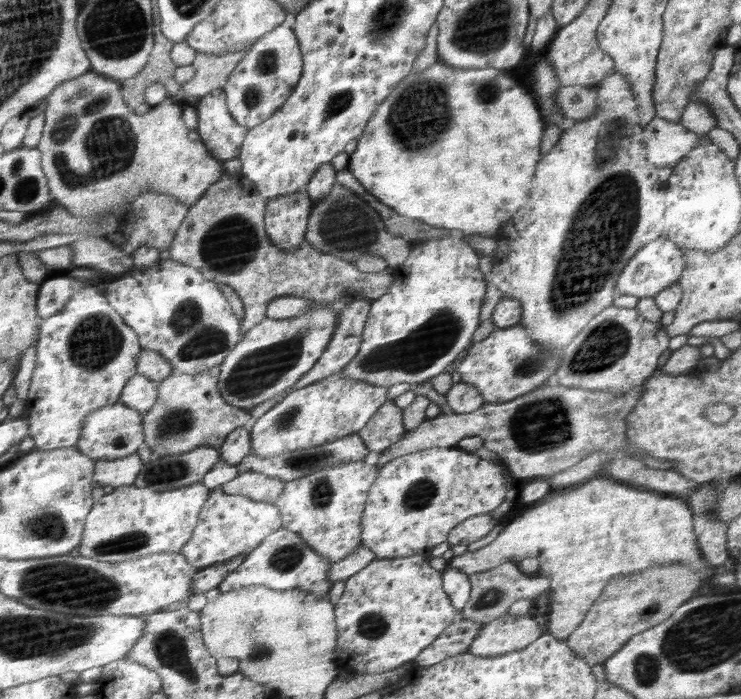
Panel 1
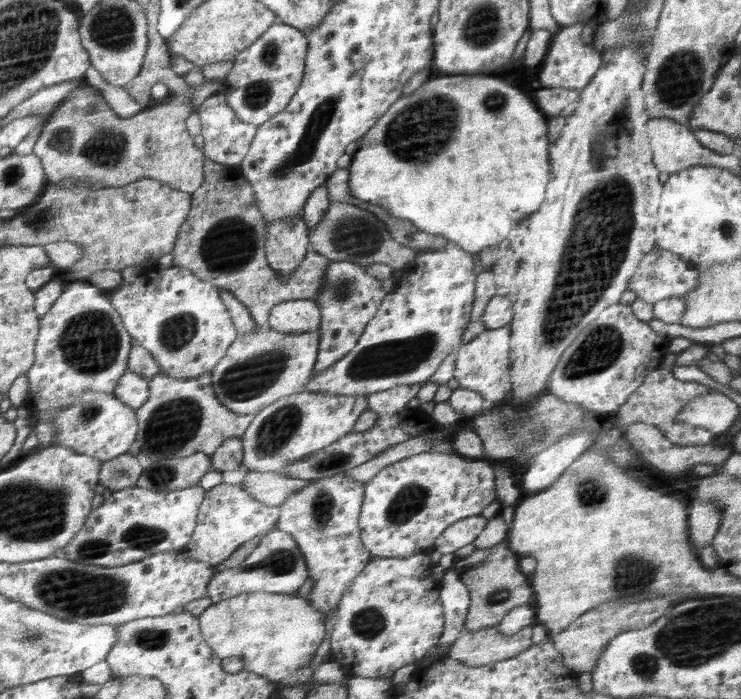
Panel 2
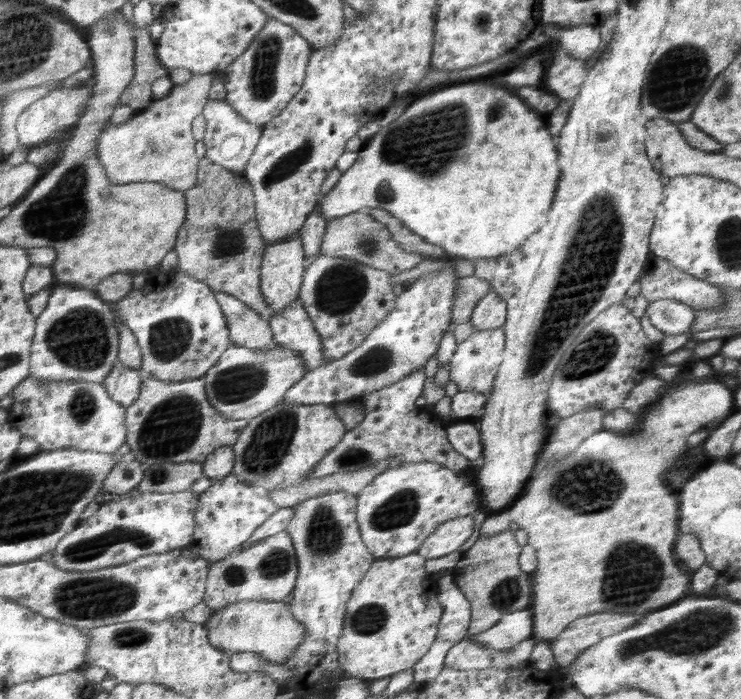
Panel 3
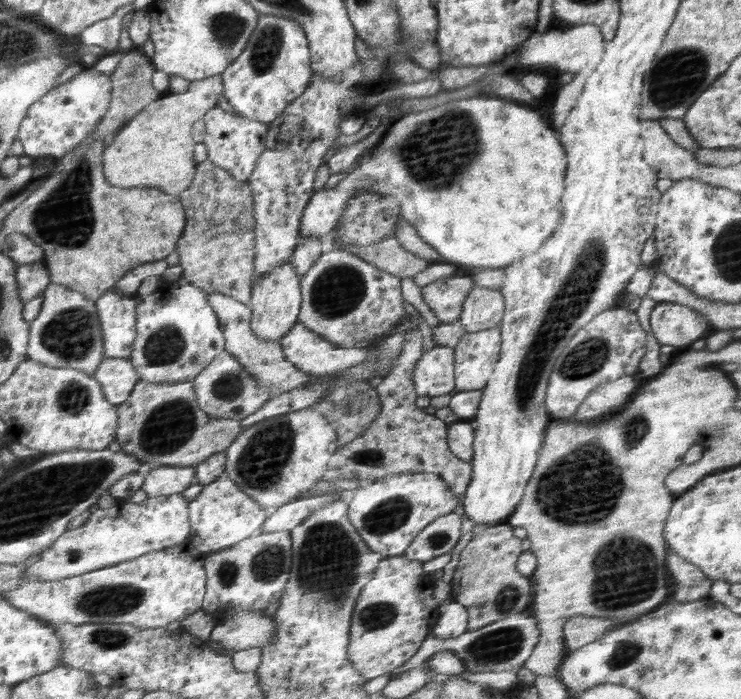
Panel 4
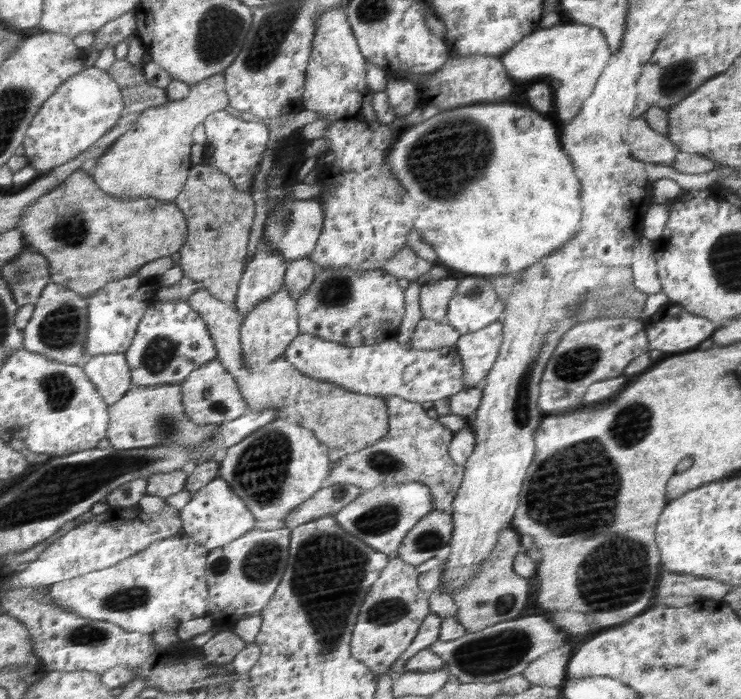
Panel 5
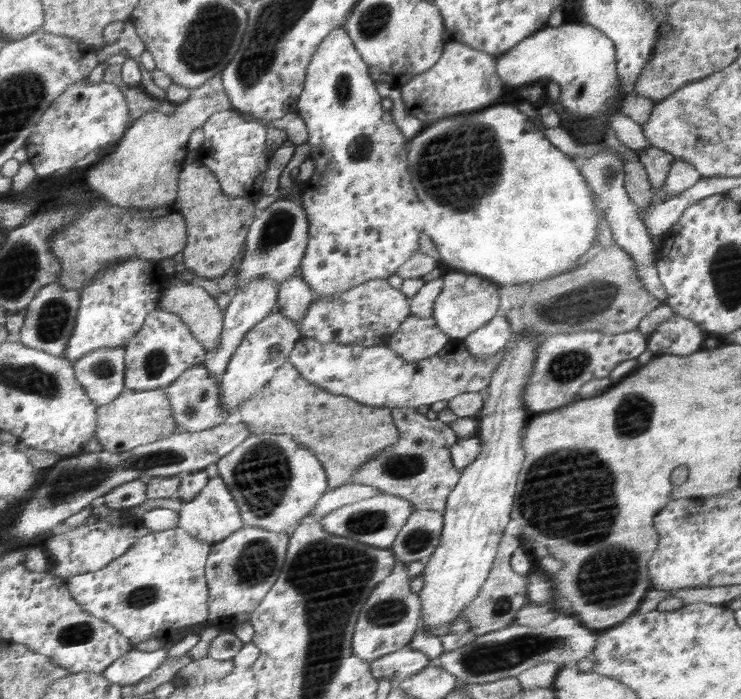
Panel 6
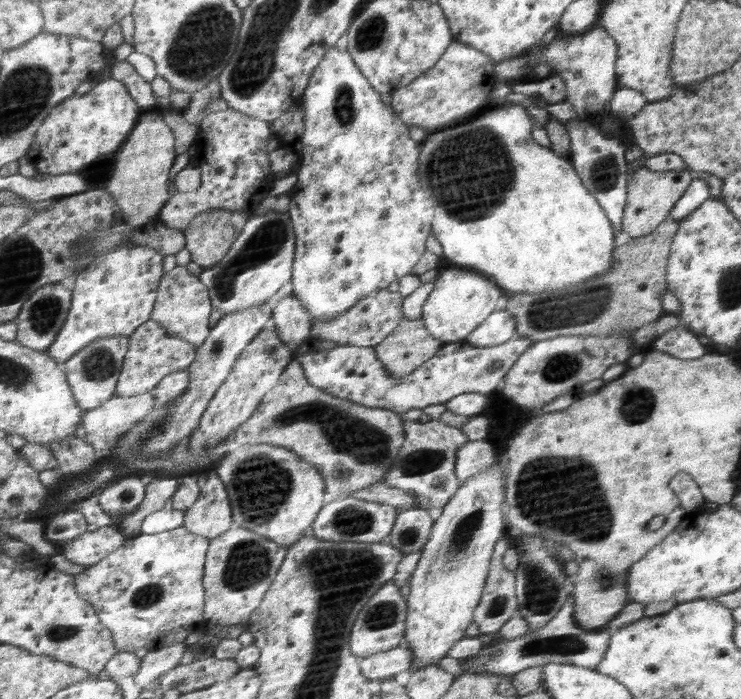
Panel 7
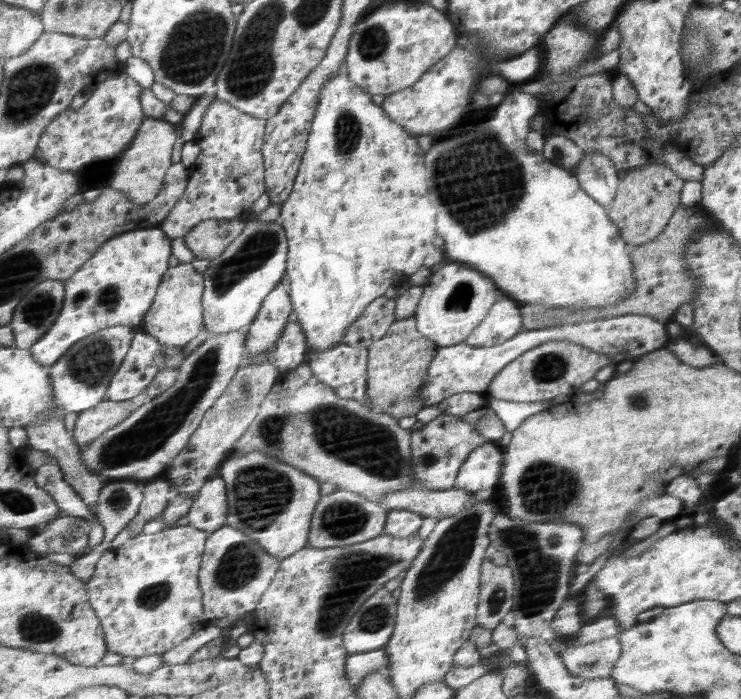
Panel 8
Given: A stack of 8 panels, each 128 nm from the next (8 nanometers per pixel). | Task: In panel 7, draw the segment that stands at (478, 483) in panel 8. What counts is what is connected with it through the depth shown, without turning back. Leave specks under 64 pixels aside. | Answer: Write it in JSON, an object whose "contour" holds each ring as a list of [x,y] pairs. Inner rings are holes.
{"contour":[[[490,439],[468,441],[464,444],[455,462],[455,473],[460,484],[470,476],[490,469],[496,461],[496,454]]]}

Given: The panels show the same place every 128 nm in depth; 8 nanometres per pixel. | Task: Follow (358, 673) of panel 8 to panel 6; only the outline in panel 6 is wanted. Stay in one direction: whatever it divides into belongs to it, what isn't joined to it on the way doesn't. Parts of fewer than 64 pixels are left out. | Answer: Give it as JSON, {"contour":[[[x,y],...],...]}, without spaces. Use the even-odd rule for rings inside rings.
{"contour":[[[406,646],[383,656],[382,659],[374,660],[370,667],[376,679],[386,678],[396,683],[415,675],[430,664],[433,662],[428,659],[426,653]]]}

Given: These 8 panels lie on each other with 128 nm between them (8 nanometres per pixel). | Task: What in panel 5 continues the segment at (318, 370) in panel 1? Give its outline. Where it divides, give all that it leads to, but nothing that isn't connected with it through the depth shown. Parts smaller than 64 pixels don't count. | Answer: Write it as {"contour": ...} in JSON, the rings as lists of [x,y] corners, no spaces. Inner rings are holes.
{"contour":[[[318,267],[313,284],[308,286],[299,299],[300,333],[322,337],[326,341],[358,347],[379,344],[387,339],[395,339],[396,330],[404,318],[404,290],[398,286],[398,277],[383,270],[359,272],[352,268]]]}

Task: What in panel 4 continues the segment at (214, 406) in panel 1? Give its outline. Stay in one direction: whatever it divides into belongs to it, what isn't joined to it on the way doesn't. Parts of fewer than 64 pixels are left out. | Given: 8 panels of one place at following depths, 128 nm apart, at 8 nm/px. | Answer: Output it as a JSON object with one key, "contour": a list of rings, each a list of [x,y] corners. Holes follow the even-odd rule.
{"contour":[[[142,379],[128,403],[119,406],[120,428],[117,442],[121,450],[140,458],[150,470],[164,466],[191,467],[214,454],[226,451],[243,431],[240,421],[208,417],[199,408],[195,381],[148,383]]]}

